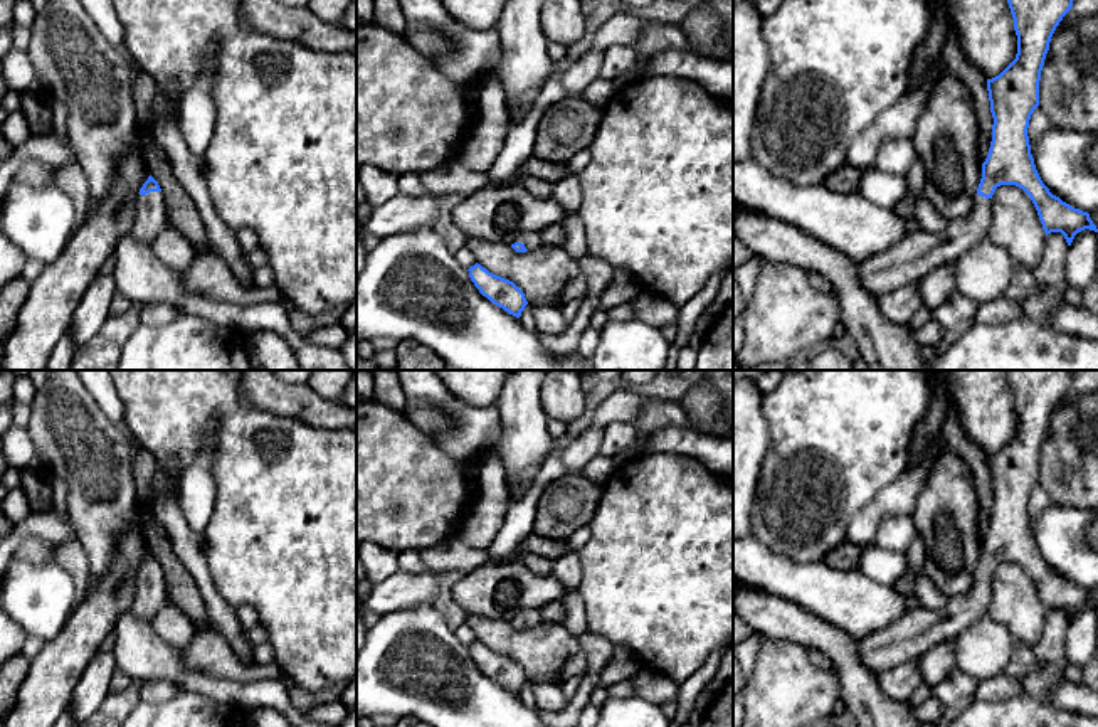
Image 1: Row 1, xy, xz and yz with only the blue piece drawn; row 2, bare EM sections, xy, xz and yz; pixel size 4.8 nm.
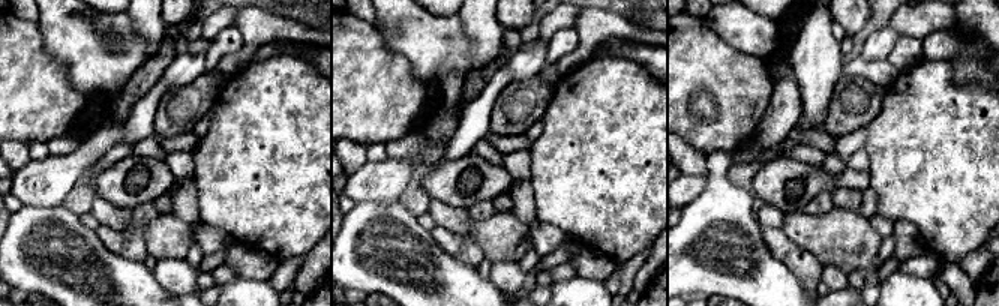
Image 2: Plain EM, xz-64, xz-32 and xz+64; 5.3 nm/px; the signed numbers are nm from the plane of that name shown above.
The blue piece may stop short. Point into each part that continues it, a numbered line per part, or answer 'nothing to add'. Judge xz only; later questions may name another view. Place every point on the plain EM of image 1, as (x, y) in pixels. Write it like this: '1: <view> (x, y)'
1: xz (530, 616)

